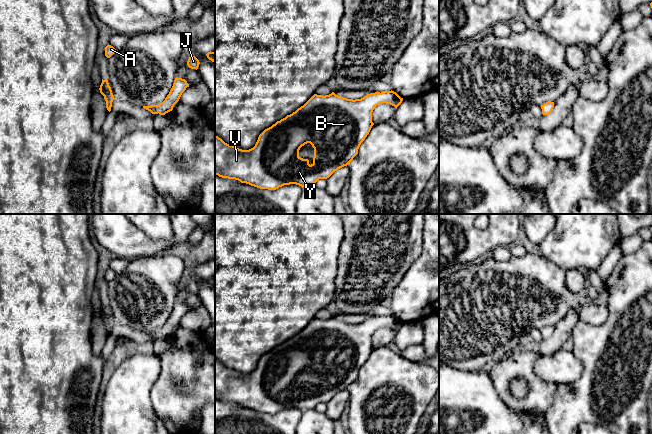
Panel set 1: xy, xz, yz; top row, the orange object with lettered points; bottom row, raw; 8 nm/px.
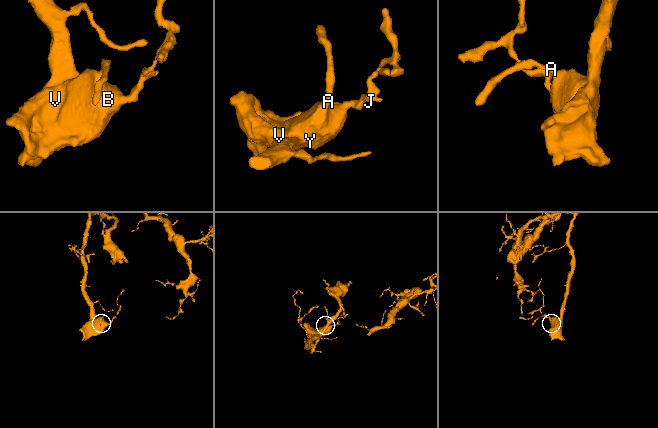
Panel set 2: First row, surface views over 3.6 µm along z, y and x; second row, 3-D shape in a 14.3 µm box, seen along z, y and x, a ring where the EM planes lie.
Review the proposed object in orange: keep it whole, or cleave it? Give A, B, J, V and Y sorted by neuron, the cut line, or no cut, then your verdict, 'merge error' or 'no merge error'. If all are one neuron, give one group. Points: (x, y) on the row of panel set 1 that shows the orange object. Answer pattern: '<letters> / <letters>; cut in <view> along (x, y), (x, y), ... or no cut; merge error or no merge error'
A B J V Y; no cut; no merge error

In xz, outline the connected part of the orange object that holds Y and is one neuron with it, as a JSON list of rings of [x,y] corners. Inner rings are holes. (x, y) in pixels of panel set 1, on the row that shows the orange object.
[[[392,90],[370,93],[361,99],[355,100],[338,96],[334,92],[325,96],[314,94],[295,112],[265,129],[259,135],[255,146],[249,150],[242,150],[229,145],[215,135],[215,175],[235,179],[241,183],[268,190],[276,190],[290,184],[296,184],[302,188],[314,185],[319,179],[327,179],[338,169],[347,166],[358,154],[361,143],[374,125],[372,112],[377,105],[386,103],[397,109],[402,101],[403,98]],[[307,143],[310,143],[314,148],[313,163],[311,165],[308,159],[303,159],[299,156],[300,148]]]

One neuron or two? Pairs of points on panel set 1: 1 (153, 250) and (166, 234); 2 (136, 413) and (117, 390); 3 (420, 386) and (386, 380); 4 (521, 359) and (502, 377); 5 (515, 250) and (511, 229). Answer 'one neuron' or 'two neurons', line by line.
1: two neurons
2: one neuron
3: one neuron
4: one neuron
5: two neurons

